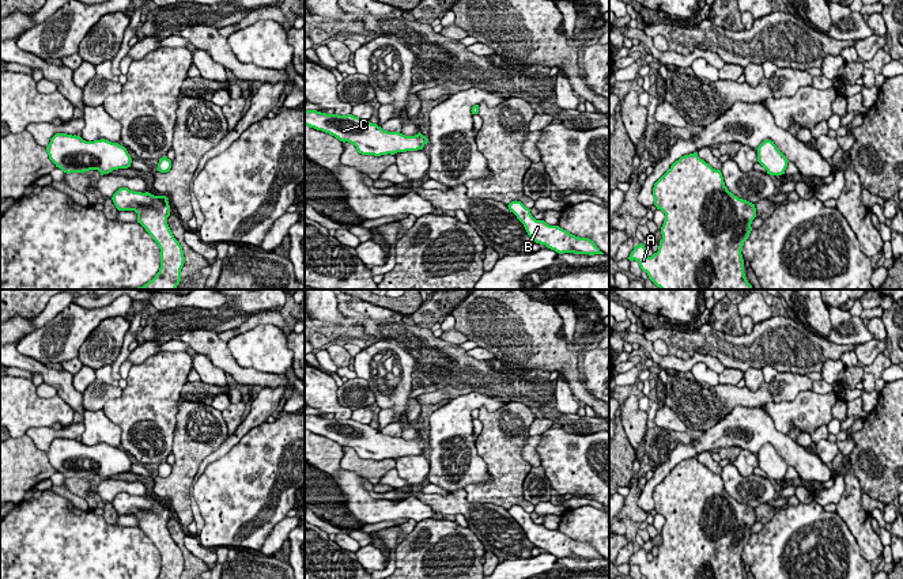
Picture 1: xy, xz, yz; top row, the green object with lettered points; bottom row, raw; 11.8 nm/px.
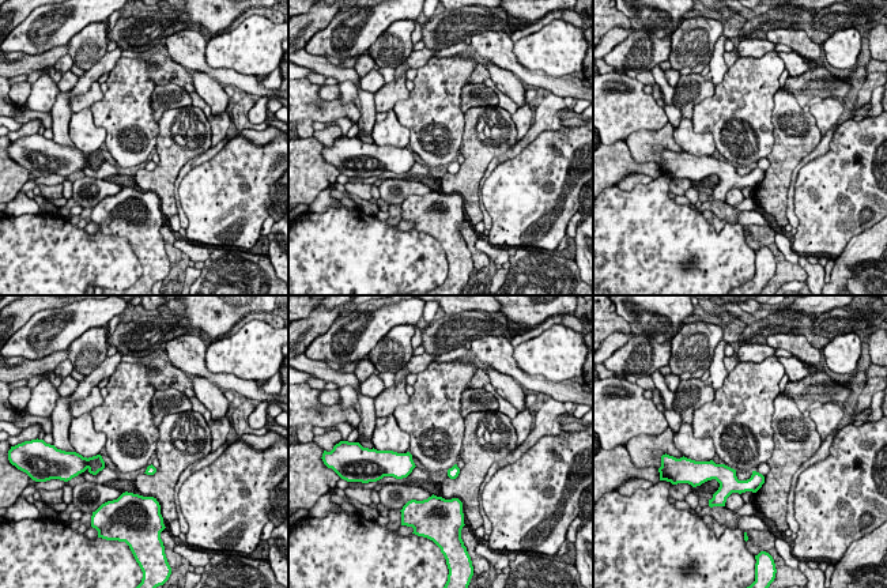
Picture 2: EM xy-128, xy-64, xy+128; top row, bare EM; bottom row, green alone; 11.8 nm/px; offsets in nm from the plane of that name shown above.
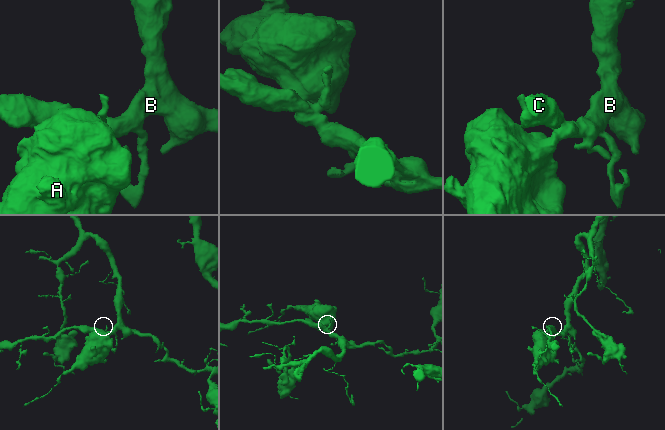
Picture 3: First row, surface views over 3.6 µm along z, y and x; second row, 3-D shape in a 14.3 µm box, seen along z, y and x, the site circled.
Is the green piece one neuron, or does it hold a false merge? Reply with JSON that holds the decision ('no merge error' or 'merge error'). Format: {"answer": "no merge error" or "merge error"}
{"answer": "no merge error"}

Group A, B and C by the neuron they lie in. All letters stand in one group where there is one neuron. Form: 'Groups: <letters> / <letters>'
Groups: A B C

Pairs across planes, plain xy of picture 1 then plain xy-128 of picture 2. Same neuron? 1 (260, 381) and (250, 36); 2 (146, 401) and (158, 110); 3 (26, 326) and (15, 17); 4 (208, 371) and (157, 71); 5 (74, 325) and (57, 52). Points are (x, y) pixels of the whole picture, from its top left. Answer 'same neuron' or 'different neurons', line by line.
1: different neurons
2: different neurons
3: same neuron
4: different neurons
5: different neurons

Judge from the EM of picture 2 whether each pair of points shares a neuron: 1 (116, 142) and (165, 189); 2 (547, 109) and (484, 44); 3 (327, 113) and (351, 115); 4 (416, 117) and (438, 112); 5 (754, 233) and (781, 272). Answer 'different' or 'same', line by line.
1: different
2: different
3: same
4: same
5: same

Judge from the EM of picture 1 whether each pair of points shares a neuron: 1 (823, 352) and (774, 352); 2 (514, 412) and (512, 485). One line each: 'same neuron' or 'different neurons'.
1: same neuron
2: same neuron

